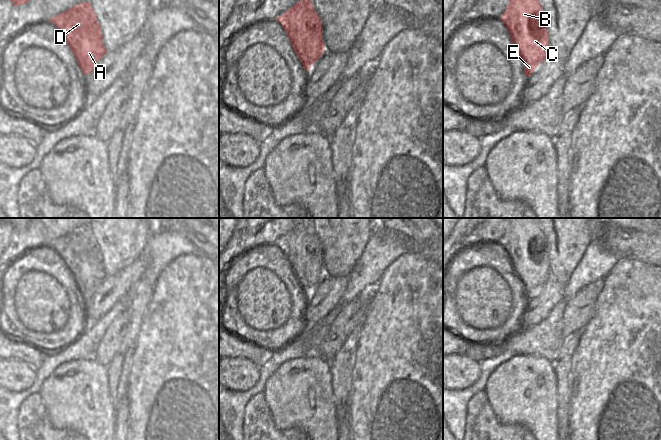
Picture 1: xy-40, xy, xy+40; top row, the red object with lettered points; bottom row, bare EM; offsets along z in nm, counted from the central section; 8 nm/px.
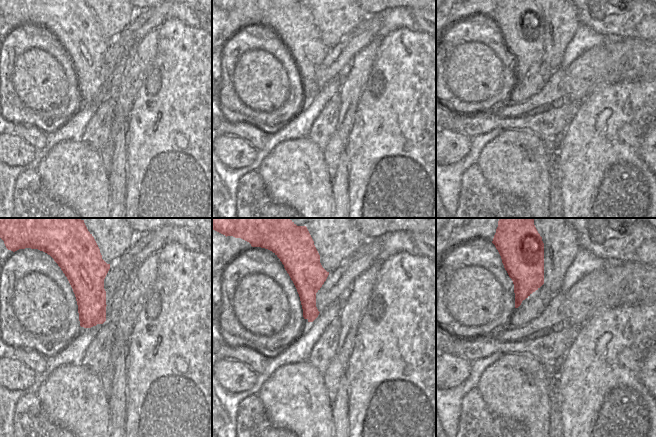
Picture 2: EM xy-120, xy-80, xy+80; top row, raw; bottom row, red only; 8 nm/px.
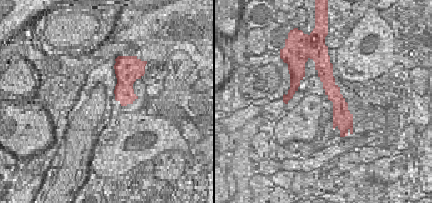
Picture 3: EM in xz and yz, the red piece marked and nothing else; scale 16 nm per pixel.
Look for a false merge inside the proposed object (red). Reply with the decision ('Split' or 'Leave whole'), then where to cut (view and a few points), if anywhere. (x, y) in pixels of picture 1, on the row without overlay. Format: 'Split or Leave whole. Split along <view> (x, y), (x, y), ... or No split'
Split. Split along xy (323, 266), (323, 275), (321, 277).

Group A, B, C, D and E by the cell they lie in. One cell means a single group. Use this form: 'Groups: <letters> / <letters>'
Groups: A D / B C E.

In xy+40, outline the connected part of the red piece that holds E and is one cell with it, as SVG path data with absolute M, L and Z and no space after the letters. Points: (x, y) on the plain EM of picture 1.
M511 218L509 227L500 242L508 254L513 271L524 286L526 301L551 278L549 273L549 257L545 237L537 218Z

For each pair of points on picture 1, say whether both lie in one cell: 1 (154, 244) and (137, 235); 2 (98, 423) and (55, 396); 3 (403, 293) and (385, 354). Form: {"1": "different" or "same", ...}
{"1": "different", "2": "same", "3": "same"}

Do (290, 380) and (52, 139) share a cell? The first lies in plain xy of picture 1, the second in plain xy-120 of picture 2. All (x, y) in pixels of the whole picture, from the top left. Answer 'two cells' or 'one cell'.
two cells

